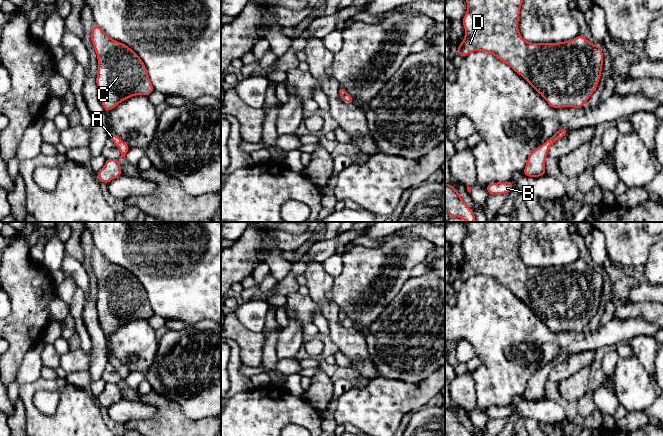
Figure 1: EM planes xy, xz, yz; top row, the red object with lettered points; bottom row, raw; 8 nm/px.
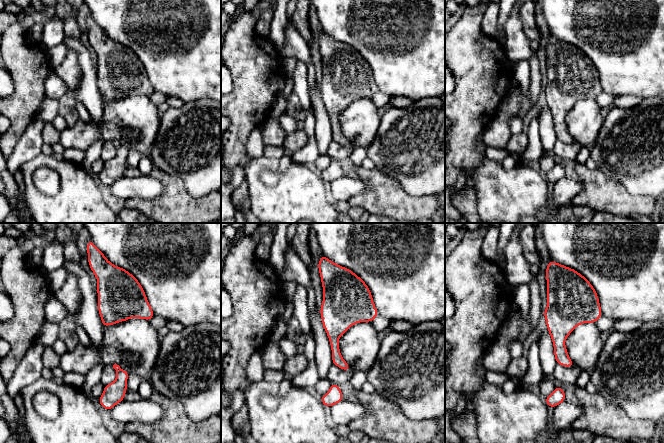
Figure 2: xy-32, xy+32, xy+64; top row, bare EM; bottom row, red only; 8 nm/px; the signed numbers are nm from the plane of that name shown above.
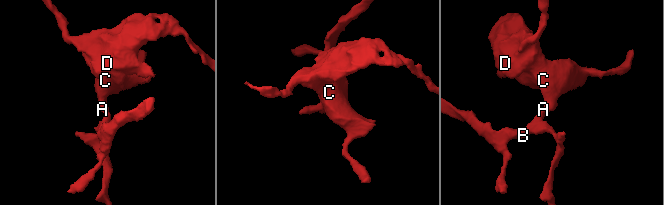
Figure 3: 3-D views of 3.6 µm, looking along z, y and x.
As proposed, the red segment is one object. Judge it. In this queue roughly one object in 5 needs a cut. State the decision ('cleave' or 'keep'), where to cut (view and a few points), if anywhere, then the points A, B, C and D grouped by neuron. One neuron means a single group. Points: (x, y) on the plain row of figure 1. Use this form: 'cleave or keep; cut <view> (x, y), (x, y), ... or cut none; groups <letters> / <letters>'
keep; cut none; groups A B C D

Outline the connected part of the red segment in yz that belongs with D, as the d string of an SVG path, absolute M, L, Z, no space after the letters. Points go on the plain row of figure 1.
M466 222L467 236L462 243L465 261L457 277L466 281L473 275L485 275L510 289L549 330L581 332L596 314L603 290L603 276L586 261L557 267L530 267L519 257L518 246L524 222Z

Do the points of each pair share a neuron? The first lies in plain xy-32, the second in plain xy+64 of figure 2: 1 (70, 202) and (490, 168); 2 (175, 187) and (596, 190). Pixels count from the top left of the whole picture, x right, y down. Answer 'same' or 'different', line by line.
1: same
2: same

